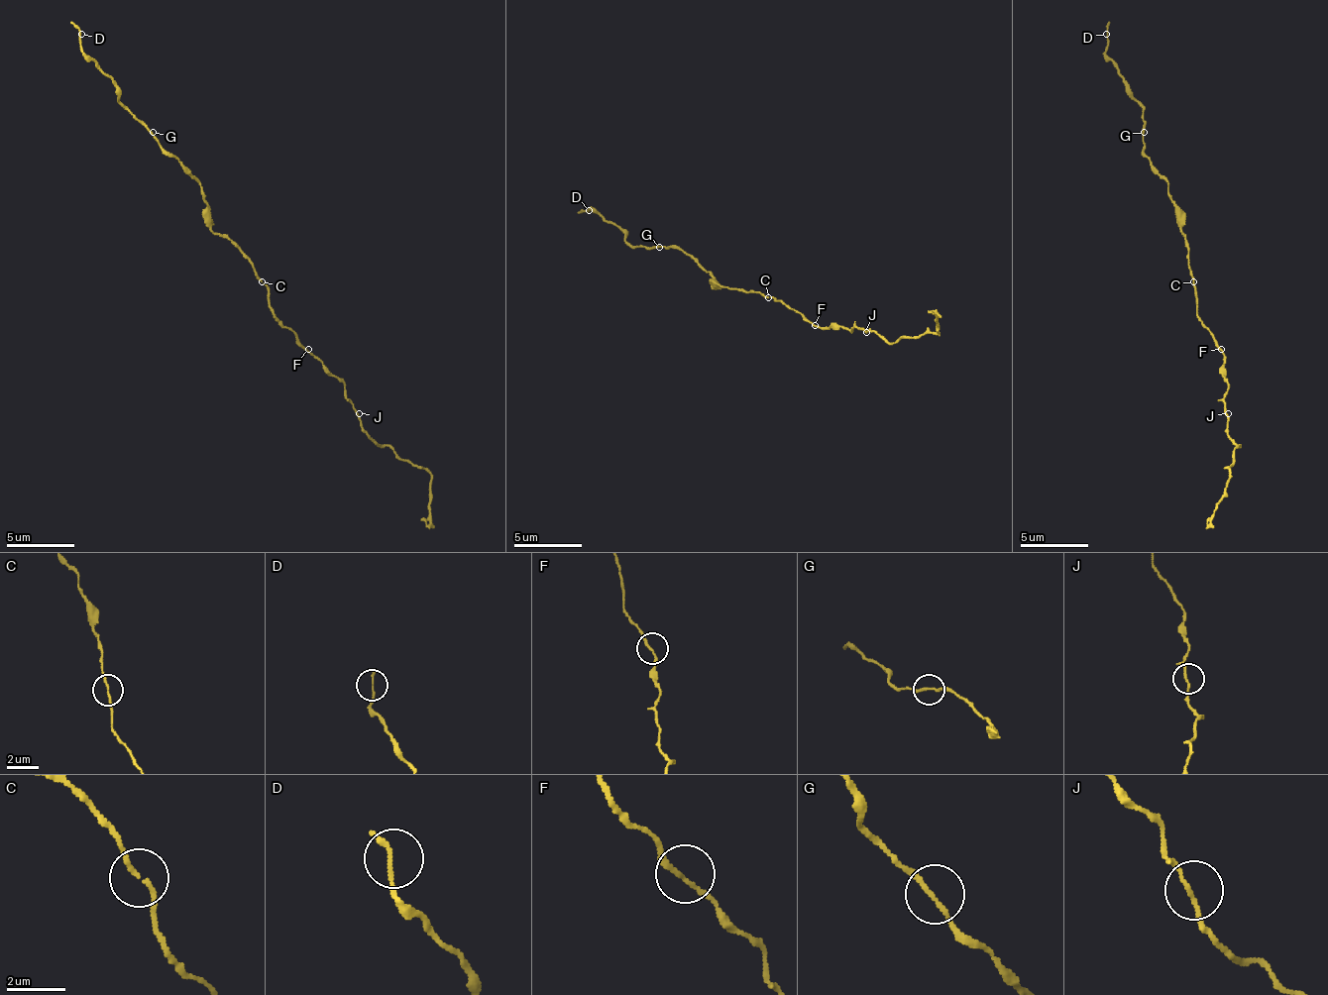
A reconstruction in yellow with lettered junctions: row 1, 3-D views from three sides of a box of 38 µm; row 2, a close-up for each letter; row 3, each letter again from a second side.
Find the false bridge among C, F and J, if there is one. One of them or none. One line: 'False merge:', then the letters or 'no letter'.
False merge: no letter

